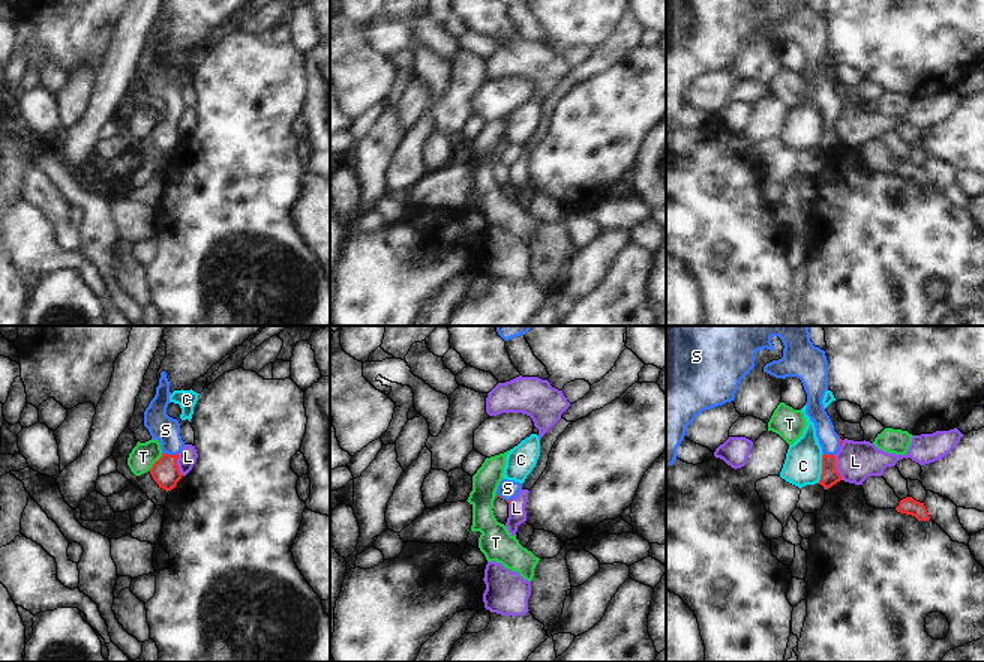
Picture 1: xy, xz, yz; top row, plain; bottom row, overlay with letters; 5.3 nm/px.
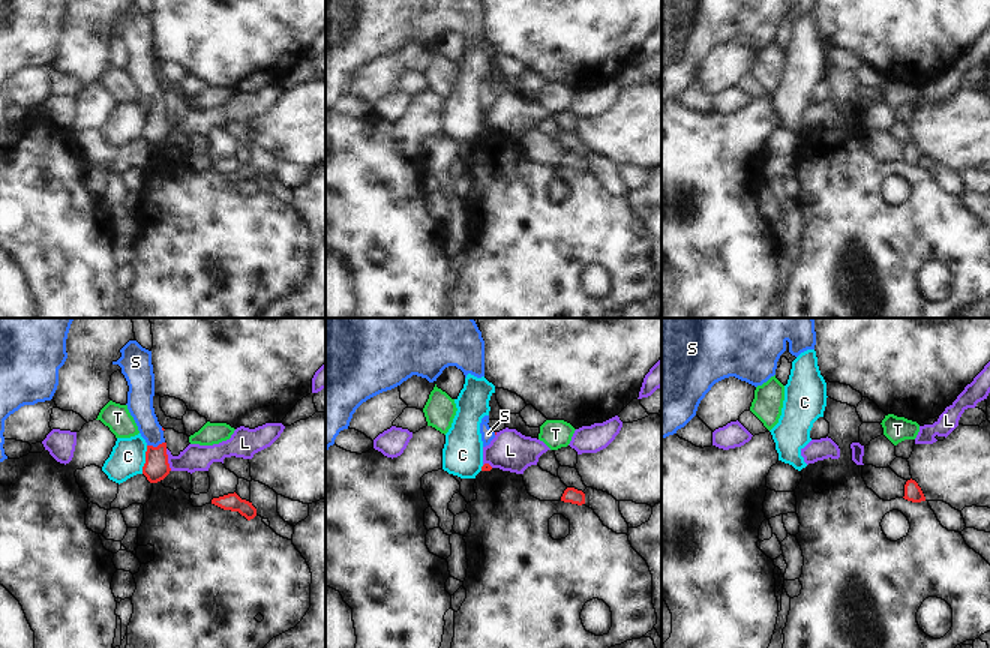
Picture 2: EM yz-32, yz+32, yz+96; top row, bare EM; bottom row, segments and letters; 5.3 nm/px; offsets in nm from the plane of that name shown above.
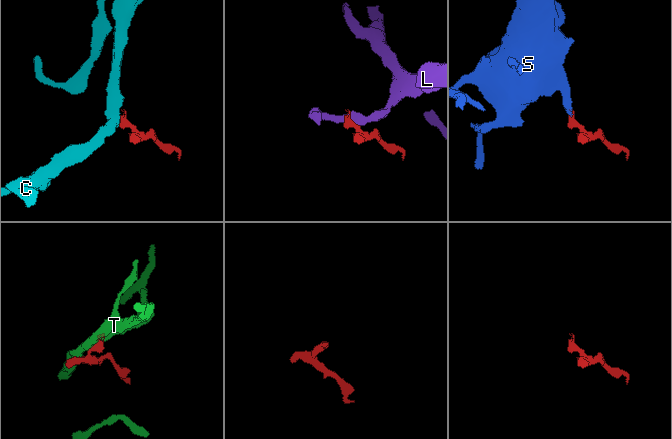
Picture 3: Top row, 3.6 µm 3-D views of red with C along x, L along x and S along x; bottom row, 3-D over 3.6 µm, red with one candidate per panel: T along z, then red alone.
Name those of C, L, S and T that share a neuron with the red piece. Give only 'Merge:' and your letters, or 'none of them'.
Merge: S

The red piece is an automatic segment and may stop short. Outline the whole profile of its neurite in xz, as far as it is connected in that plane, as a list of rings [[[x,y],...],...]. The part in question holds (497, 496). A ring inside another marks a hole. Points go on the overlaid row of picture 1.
[[[502,479],[498,485],[498,489],[496,489],[496,497],[506,500],[507,503],[510,503],[516,495],[518,492],[522,489],[522,483],[519,482],[514,482],[514,480],[507,480],[507,479]]]

